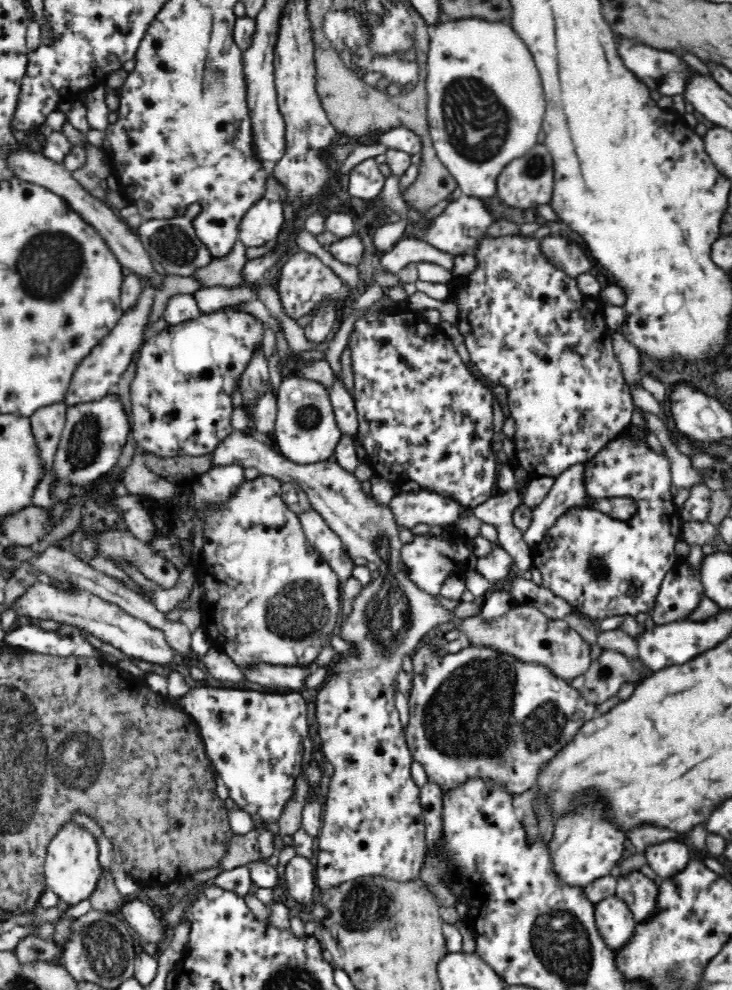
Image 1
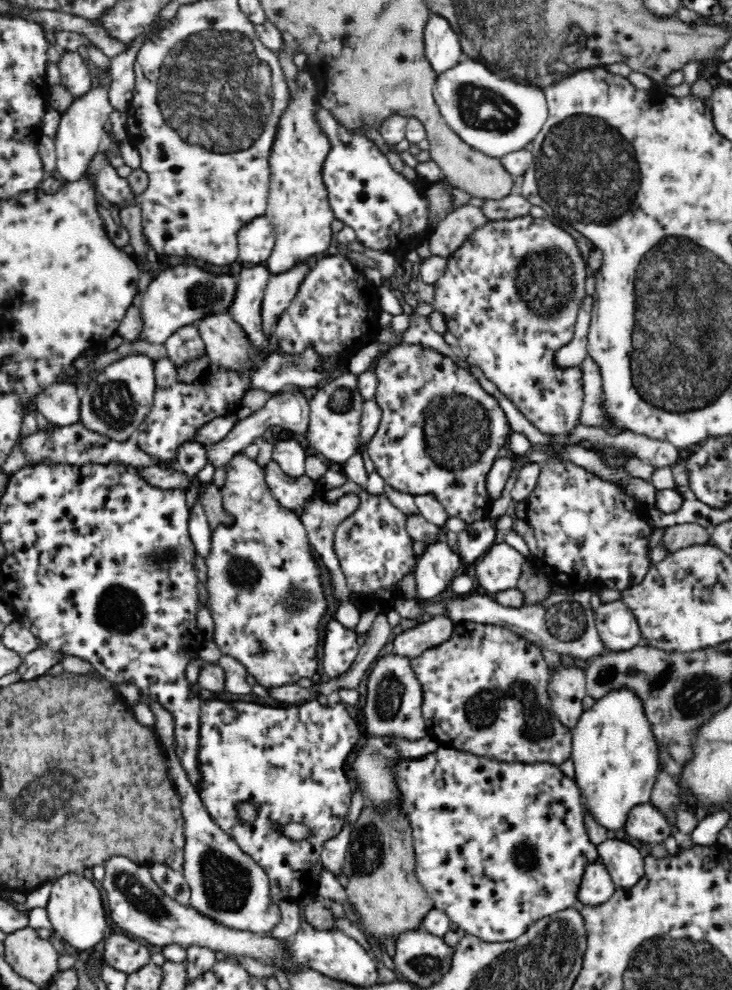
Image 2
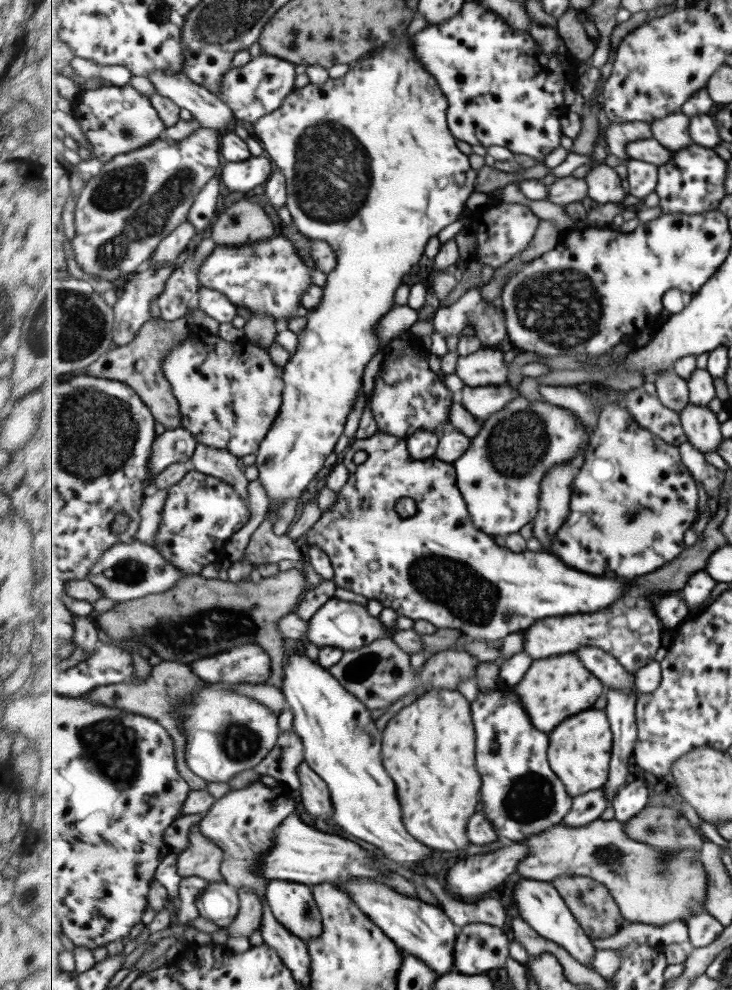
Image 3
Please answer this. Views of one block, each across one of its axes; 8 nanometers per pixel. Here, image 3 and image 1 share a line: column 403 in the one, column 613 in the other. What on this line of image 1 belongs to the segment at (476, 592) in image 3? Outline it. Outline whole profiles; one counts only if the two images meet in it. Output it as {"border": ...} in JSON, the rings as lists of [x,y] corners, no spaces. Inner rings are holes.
{"border":[[[623,433],[610,440],[600,452],[582,465],[583,503],[570,506],[562,516],[558,516],[542,542],[531,549],[533,566],[542,574],[542,586],[567,600],[575,612],[596,622],[614,615],[649,613],[653,610],[664,575],[678,562],[675,546],[681,540],[684,523],[681,508],[675,504],[675,497],[670,493],[671,460],[666,454],[652,450],[644,439]],[[602,497],[630,498],[636,503],[636,512],[628,520],[612,518],[591,506],[593,500]]]}

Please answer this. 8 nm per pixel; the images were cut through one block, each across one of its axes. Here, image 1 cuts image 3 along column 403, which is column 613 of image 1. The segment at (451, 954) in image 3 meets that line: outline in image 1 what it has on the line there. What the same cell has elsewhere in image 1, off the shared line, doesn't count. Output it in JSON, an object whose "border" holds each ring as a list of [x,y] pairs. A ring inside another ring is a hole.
{"border":[[[615,894],[596,902],[595,926],[607,945],[614,951],[632,938],[636,921],[629,906]]]}

